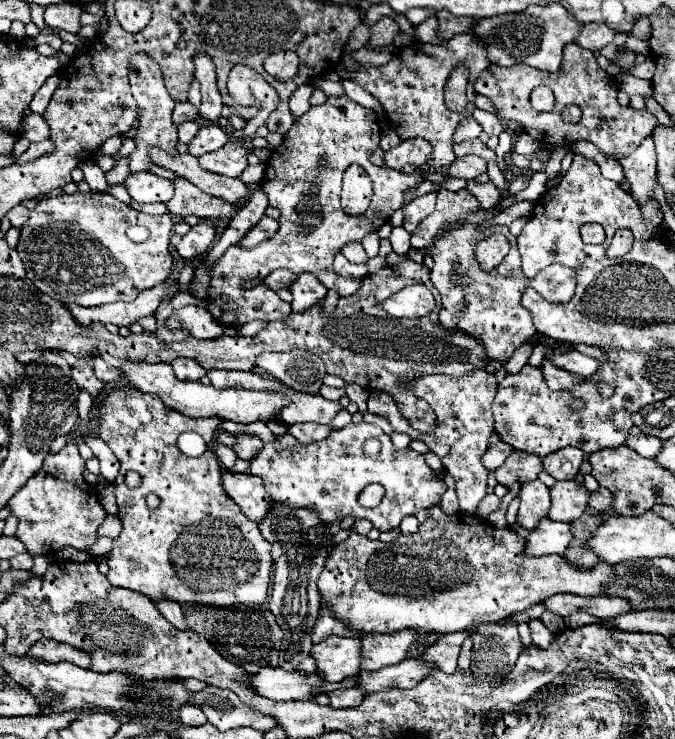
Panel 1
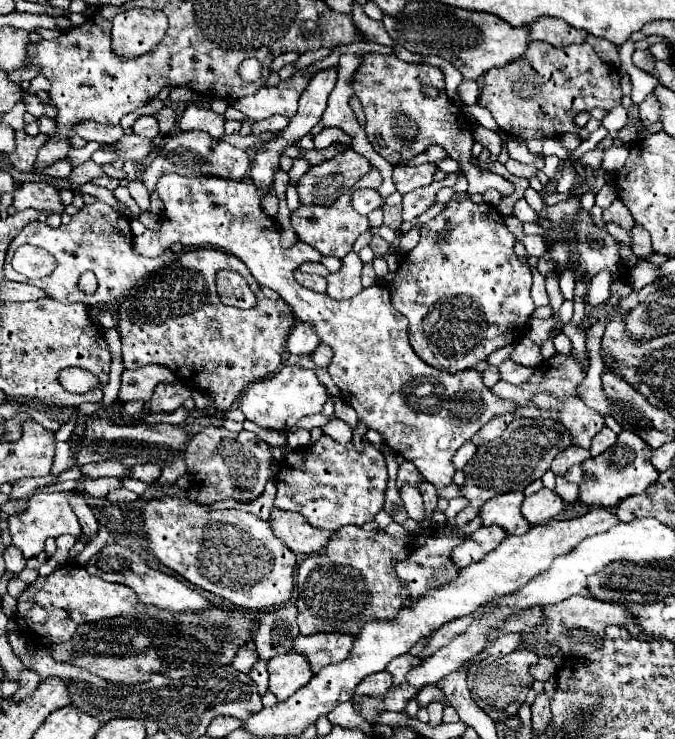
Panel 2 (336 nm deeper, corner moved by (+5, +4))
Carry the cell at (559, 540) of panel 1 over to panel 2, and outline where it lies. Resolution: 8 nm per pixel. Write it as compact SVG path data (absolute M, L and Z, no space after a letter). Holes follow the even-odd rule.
M481 527L471 533L471 537L453 549L453 563L457 567L467 567L471 563L481 561L487 553L497 549L497 545L507 537L507 533L499 527Z

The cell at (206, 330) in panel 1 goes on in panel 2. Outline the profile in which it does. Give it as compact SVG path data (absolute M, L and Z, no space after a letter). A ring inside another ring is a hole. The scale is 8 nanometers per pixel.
M209 426L193 435L187 443L187 469L195 473L195 483L201 487L197 503L209 505L223 499L251 501L259 497L265 483L273 477L273 455L271 447L263 443L255 433L241 431L233 433L223 427Z

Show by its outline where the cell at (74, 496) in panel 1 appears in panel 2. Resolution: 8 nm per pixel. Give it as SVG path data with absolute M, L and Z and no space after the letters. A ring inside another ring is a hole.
M37 491L31 499L25 511L9 515L7 523L9 523L9 533L11 533L11 545L19 547L23 557L35 557L43 551L45 547L45 539L49 537L59 537L59 535L73 535L79 537L81 535L81 525L77 515L73 513L73 507L69 503L69 499L73 495L85 497L89 501L89 495L83 491L61 491L61 493L53 493L53 491Z

